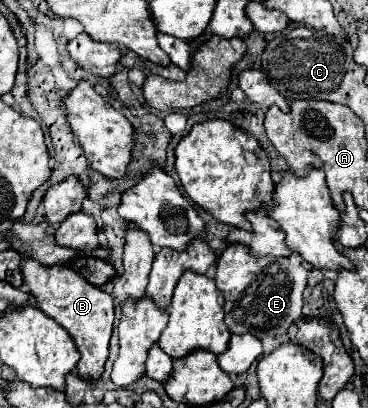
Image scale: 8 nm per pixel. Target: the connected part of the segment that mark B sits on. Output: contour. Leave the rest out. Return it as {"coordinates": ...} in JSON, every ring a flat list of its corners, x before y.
{"coordinates":[[25,260,21,270,23,282,35,296,35,306,49,318,53,318,57,324,61,324,73,338,81,354,81,360,77,362,77,376,89,382,99,380,109,354,109,338,115,318,113,298,101,288,89,284,81,274,77,274,69,266,43,266,35,260]]}

